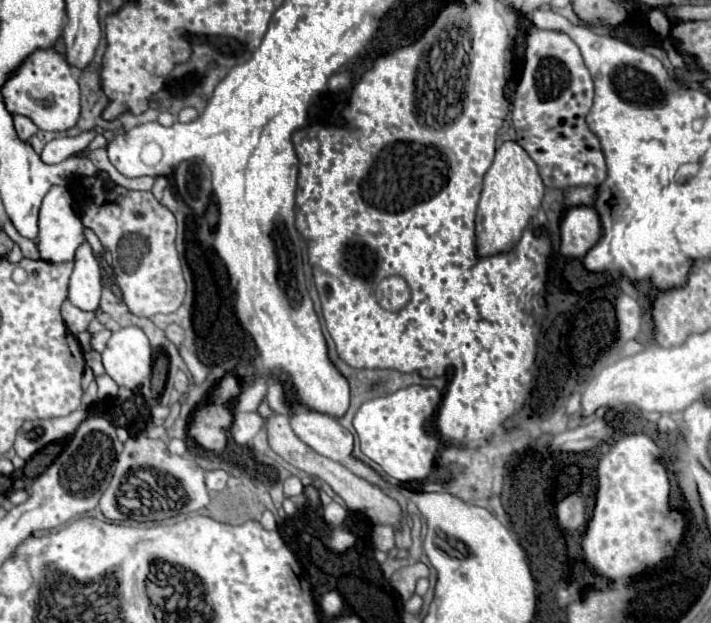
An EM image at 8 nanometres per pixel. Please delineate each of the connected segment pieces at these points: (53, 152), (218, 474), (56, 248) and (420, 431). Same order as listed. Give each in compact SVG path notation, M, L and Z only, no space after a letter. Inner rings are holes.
M83 132L77 138L54 138L45 144L45 148L39 156L41 156L41 160L45 160L45 164L61 164L61 162L73 158L77 152L81 152L93 140L93 136L95 136L95 132Z
M211 470L205 474L205 484L209 490L225 490L229 474L225 470Z
M53 186L41 204L39 210L39 236L37 236L37 250L39 256L47 262L65 262L65 260L73 260L77 248L81 244L85 244L85 228L81 224L79 214L75 212L73 206L73 198L69 194L67 188L63 186Z
M409 386L389 396L365 402L355 414L353 426L359 441L361 455L366 464L378 465L384 478L411 482L423 480L433 468L437 454L437 436L427 432L427 420L433 418L439 406L439 390Z

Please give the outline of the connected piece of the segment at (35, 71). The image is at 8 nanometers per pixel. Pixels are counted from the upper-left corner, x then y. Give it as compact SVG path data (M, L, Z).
M37 48L9 80L5 80L5 88L1 88L1 96L5 96L5 106L9 112L29 116L33 124L37 124L39 130L49 132L63 132L75 126L79 118L79 84L73 76L73 68L69 68L69 62L63 54L59 54L55 48Z

